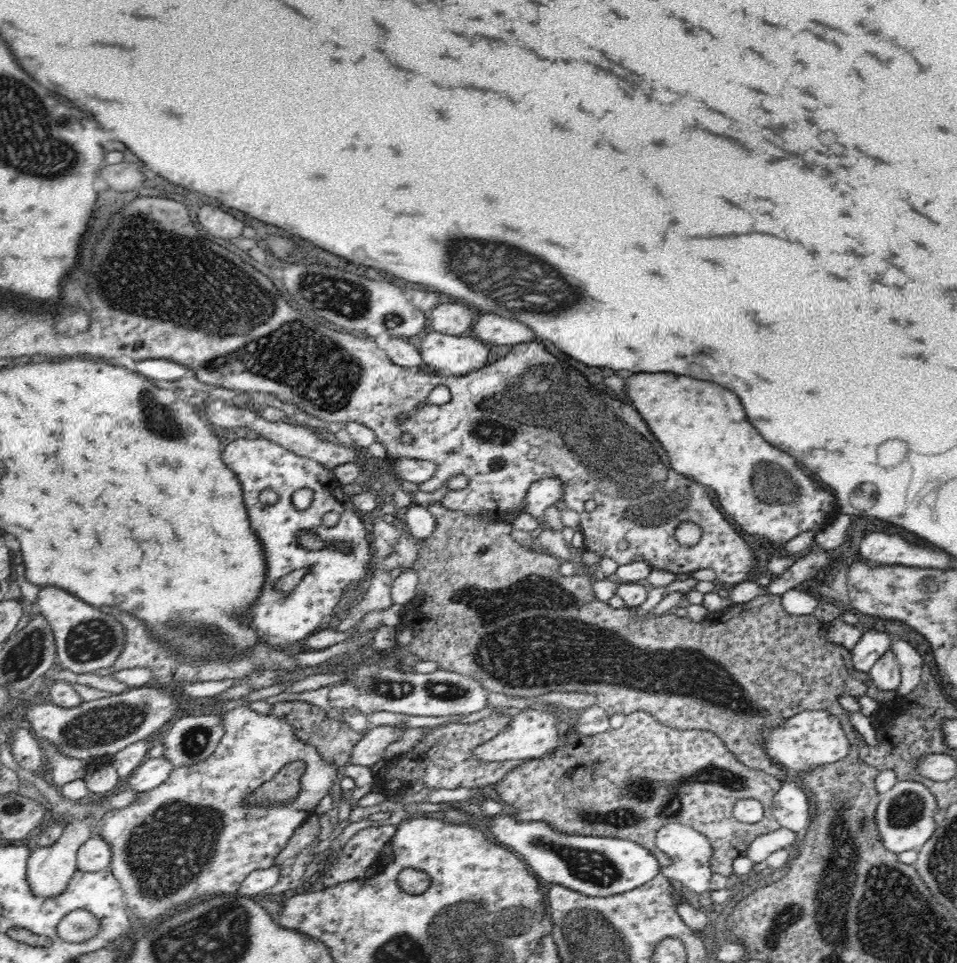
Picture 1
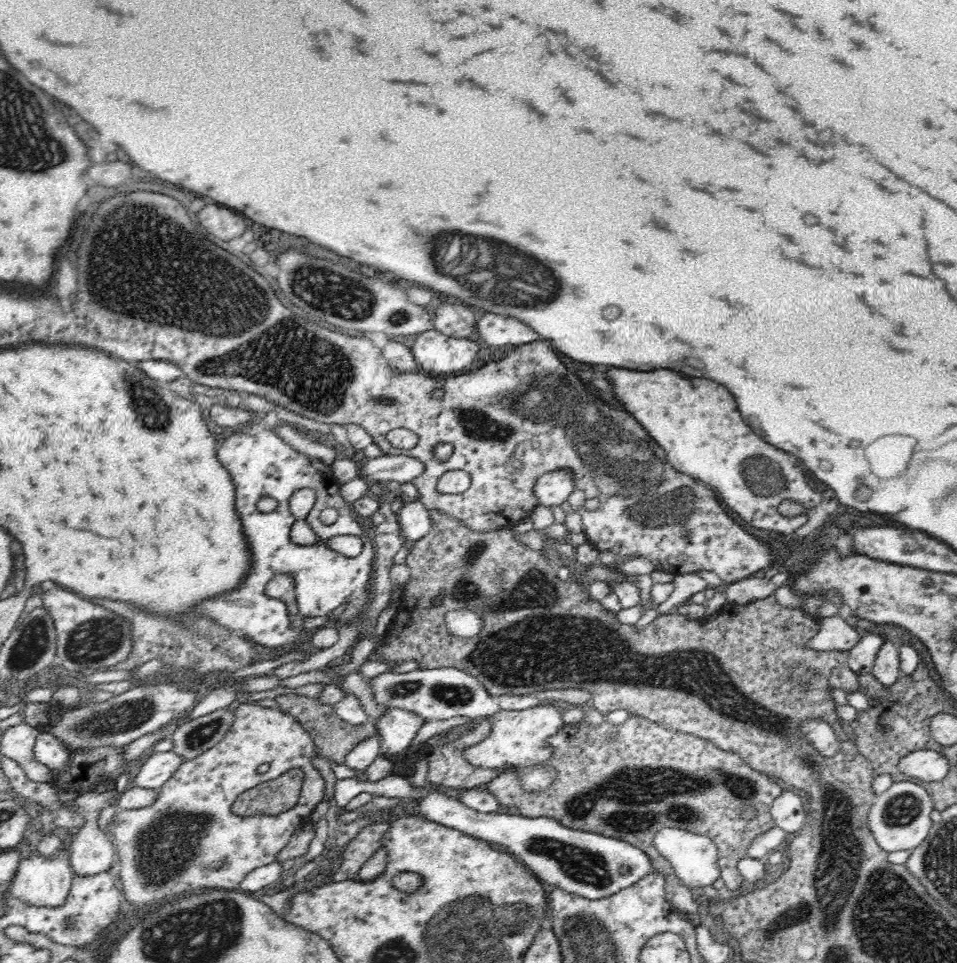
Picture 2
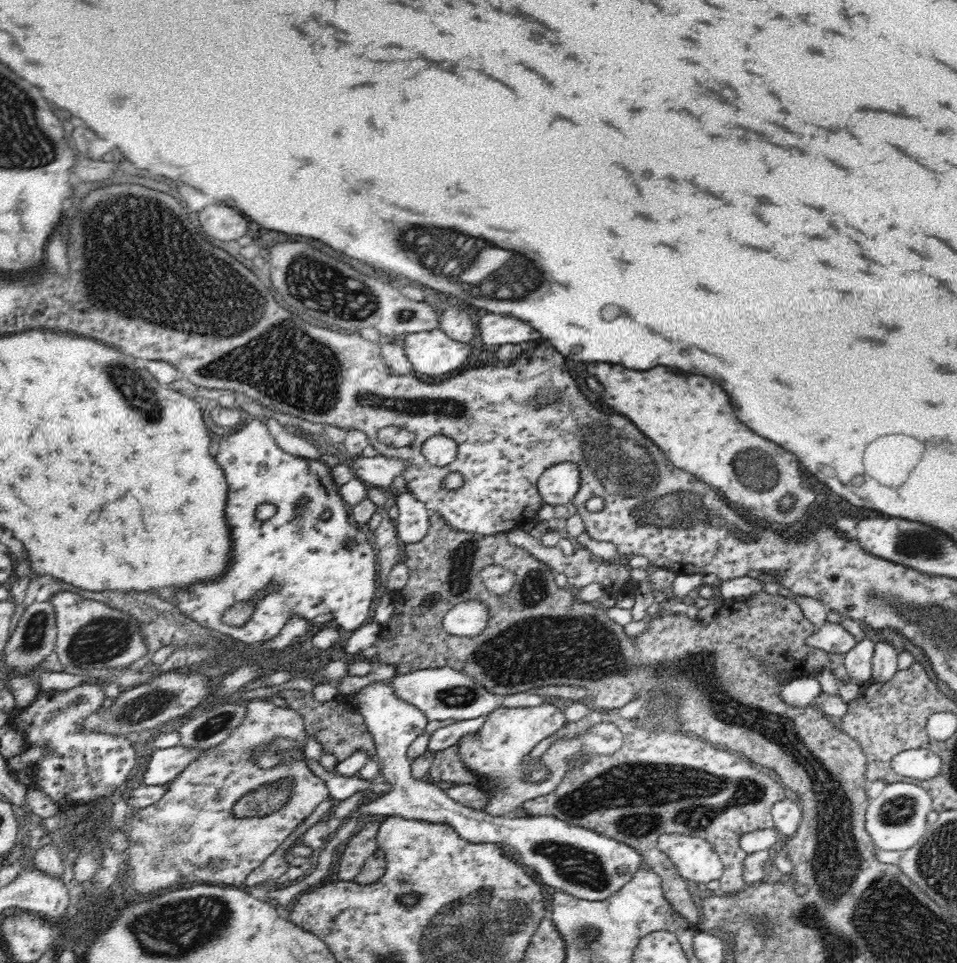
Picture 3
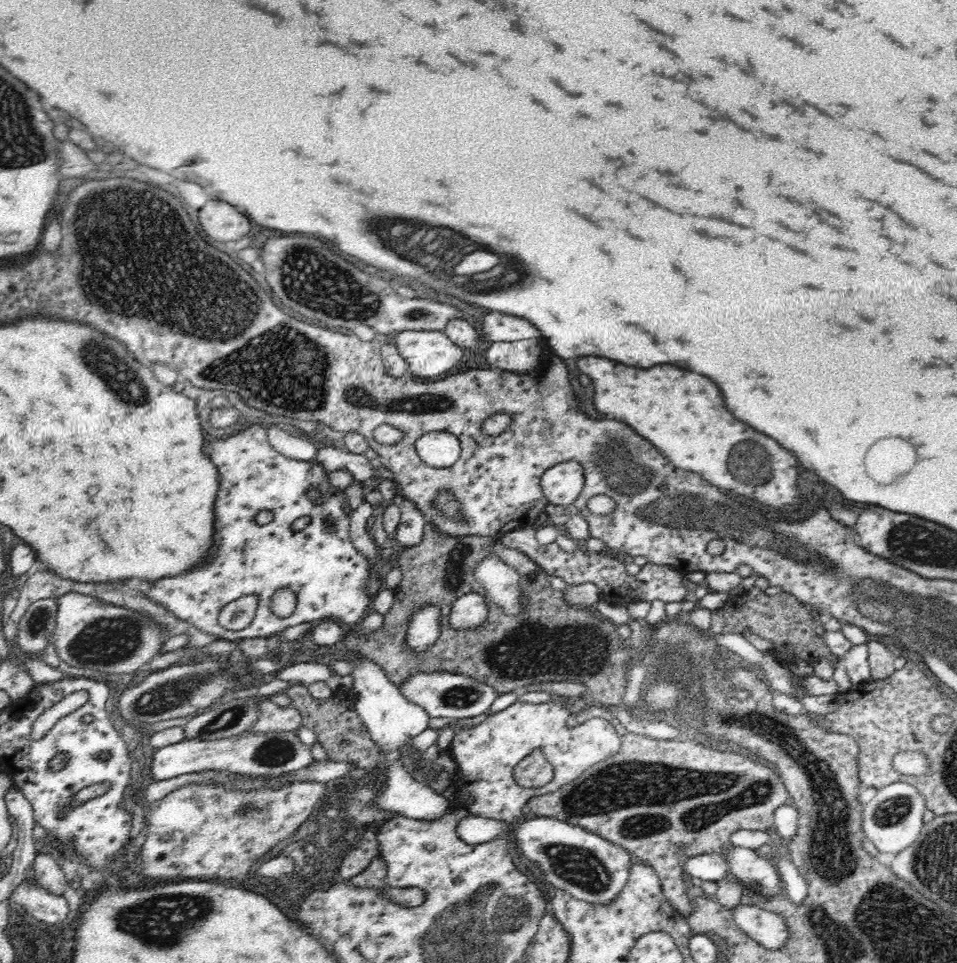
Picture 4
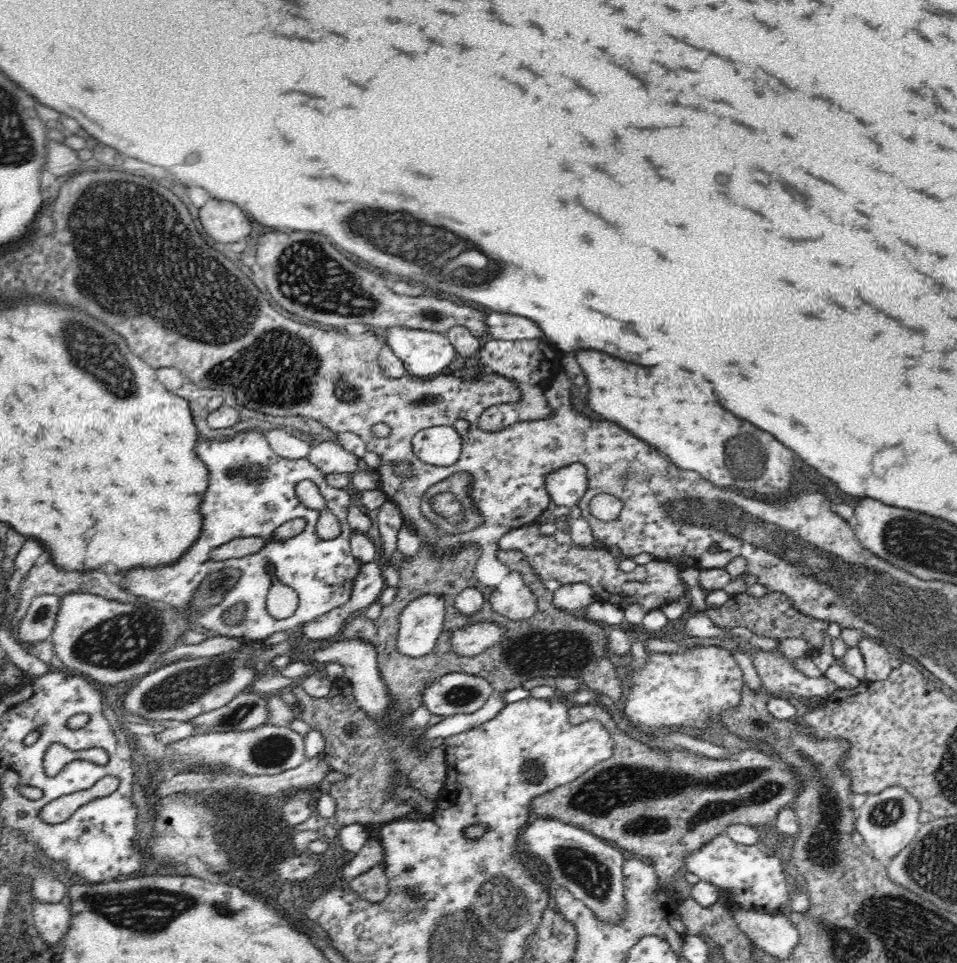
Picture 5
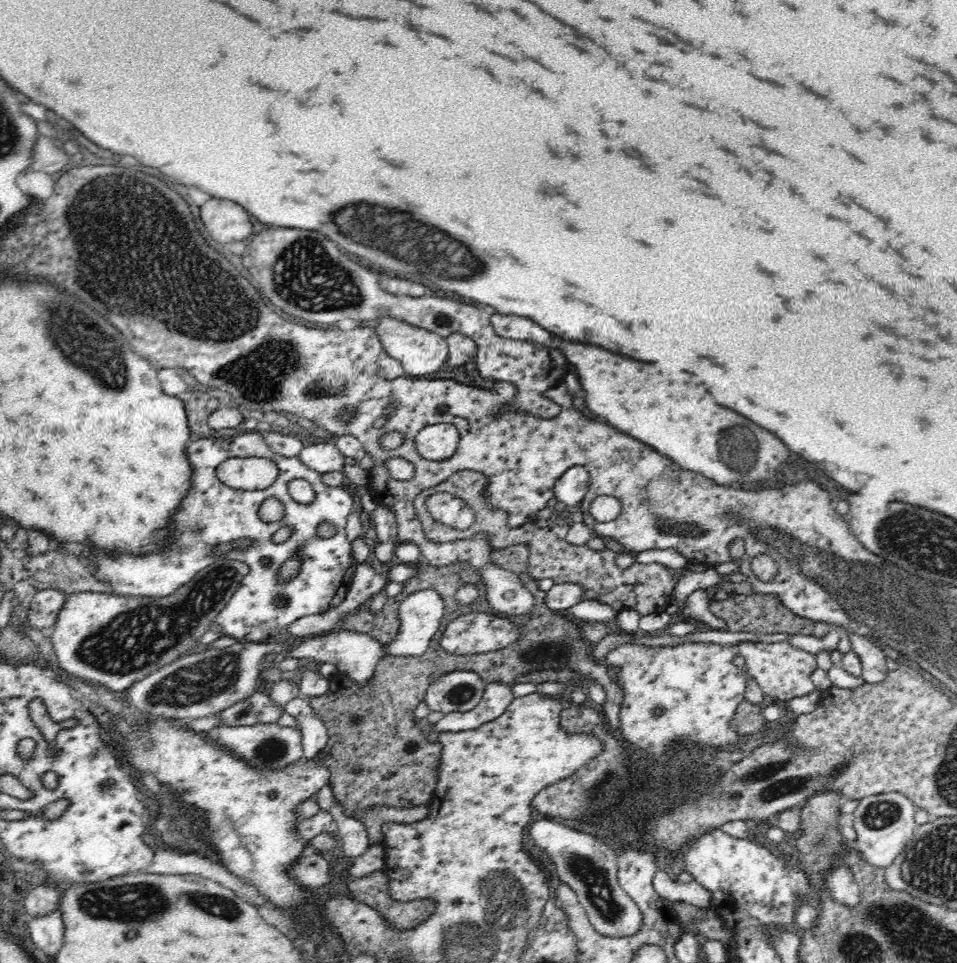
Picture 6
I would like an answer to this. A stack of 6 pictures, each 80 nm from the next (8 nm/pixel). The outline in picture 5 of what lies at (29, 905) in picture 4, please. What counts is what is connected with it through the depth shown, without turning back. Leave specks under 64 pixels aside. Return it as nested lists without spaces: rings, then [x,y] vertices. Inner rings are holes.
[[[66,901],[62,903],[36,903],[34,910],[34,928],[44,944],[54,946],[61,944],[68,924],[70,924],[70,911]]]

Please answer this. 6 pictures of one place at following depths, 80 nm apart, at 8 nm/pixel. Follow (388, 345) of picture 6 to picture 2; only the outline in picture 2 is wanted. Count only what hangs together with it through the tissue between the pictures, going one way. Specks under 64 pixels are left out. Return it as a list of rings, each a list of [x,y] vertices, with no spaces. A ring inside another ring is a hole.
[[[436,329],[416,335],[410,351],[423,374],[470,373],[478,364],[480,342],[446,336]]]

